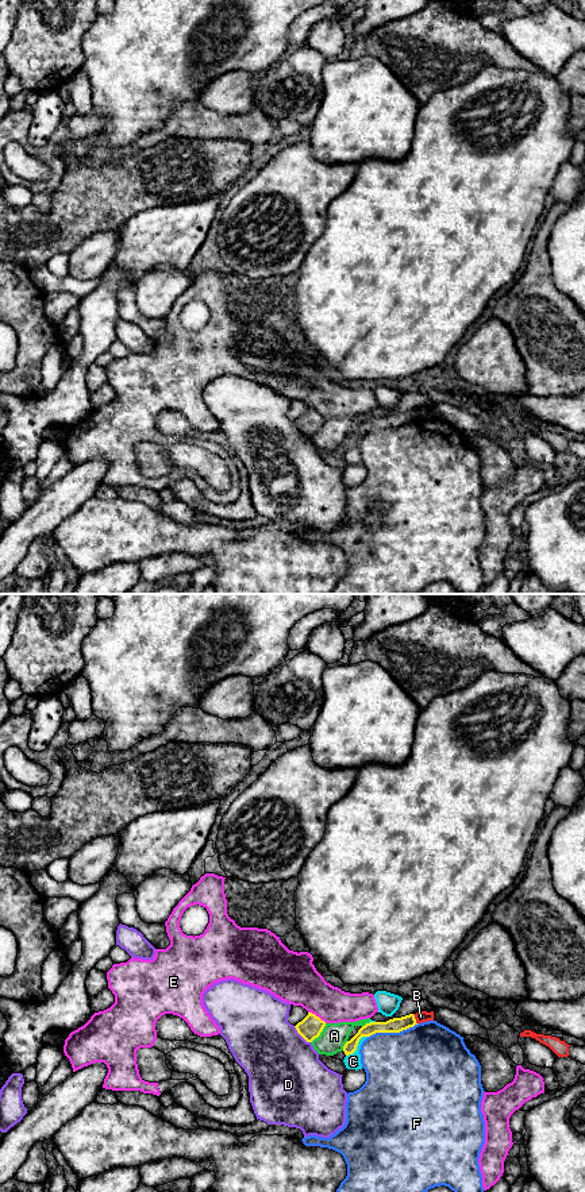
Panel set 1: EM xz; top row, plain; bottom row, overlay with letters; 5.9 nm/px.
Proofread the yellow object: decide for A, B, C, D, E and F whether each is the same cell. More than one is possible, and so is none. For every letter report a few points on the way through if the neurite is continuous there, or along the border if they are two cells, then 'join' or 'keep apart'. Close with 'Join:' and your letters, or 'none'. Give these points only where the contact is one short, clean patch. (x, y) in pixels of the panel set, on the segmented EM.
A: keep apart
B: border xz (412, 1014), (416, 1023); keep apart
C: border xz (366, 1036), (346, 1056); keep apart
D: keep apart
E: keep apart
F: keep apart
Join: none

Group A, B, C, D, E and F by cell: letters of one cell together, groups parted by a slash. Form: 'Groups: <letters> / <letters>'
Groups: A / B / C / D / E / F

